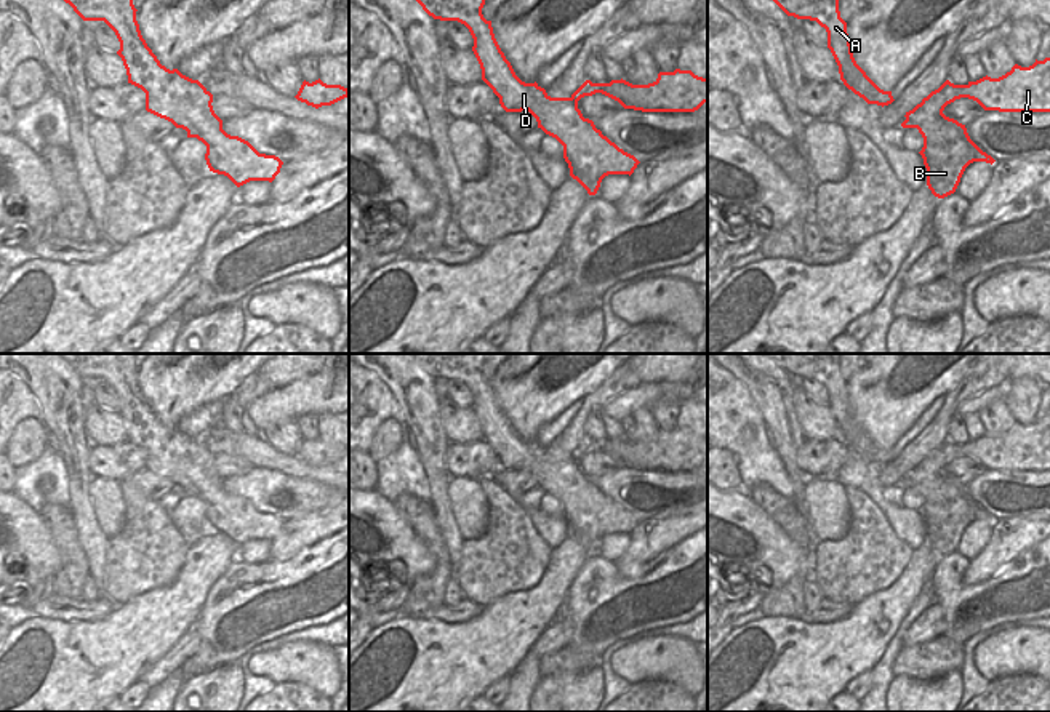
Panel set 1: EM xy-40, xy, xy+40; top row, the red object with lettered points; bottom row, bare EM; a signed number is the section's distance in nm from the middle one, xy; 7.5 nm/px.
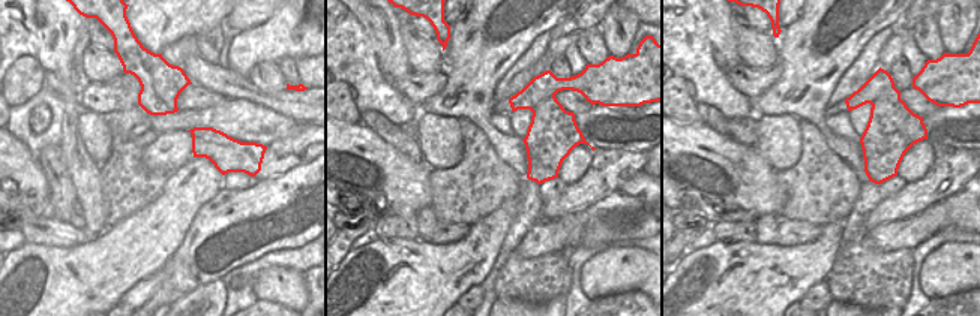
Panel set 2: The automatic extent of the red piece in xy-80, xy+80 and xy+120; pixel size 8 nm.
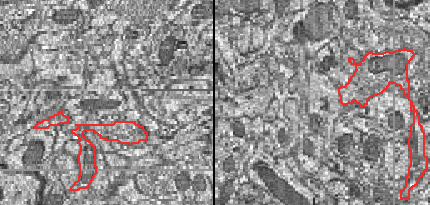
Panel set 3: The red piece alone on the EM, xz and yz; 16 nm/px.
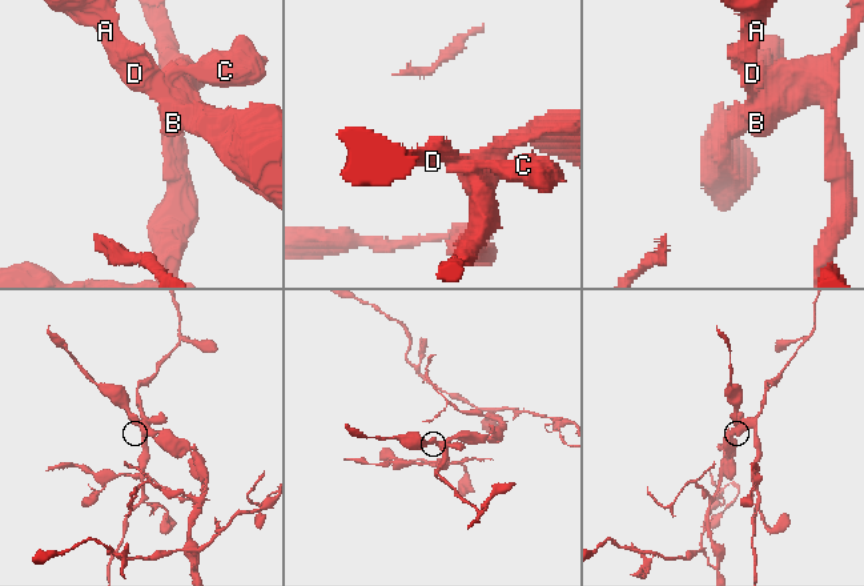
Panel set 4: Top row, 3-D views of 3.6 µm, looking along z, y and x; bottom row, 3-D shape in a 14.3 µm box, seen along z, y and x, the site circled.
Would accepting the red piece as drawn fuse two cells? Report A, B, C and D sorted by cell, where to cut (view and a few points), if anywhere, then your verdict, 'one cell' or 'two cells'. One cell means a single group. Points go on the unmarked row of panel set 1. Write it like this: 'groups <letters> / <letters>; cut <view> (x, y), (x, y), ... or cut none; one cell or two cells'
groups A B D / C; cut xy+40 (965, 444), (957, 448), (961, 455); two cells

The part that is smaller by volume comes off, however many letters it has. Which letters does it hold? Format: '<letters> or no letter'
C

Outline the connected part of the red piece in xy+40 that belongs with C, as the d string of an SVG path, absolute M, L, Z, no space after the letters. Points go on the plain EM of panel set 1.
M1050 416L1029 426L1015 422L999 437L968 440L957 451L976 459L984 469L1050 470Z

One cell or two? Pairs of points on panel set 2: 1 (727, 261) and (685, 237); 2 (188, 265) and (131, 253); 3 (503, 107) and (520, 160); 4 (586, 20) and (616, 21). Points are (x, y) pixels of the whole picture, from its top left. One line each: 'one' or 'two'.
1: two
2: two
3: two
4: two

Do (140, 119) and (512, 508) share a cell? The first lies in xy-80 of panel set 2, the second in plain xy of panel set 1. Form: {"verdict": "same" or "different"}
{"verdict": "different"}

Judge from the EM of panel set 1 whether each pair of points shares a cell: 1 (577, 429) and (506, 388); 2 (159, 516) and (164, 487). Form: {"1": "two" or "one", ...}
{"1": "two", "2": "two"}

